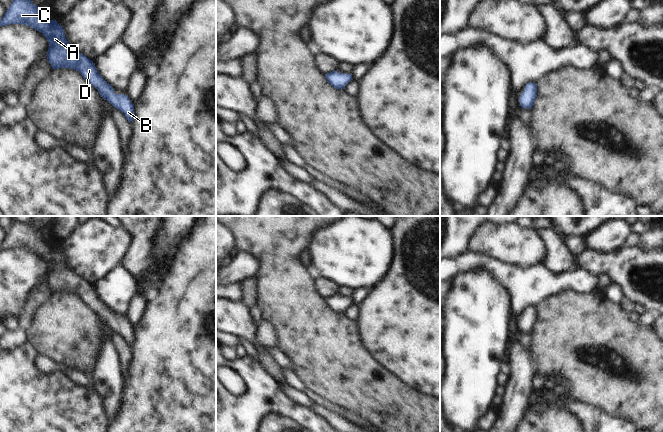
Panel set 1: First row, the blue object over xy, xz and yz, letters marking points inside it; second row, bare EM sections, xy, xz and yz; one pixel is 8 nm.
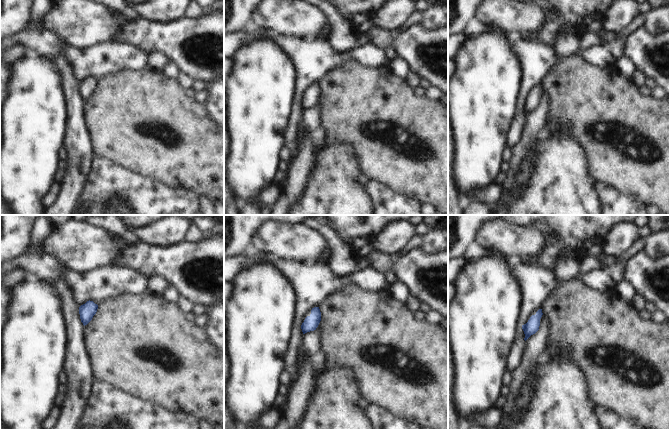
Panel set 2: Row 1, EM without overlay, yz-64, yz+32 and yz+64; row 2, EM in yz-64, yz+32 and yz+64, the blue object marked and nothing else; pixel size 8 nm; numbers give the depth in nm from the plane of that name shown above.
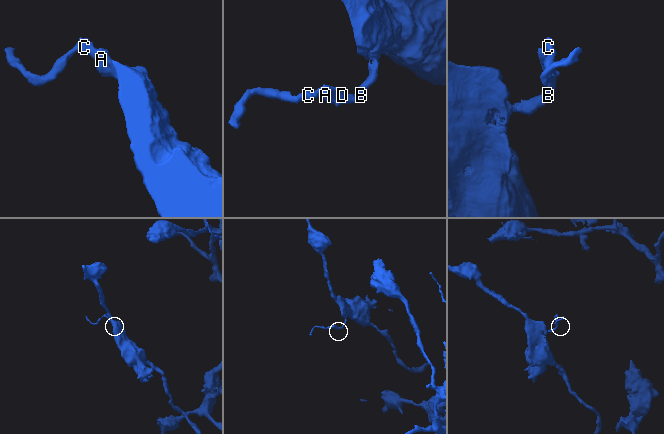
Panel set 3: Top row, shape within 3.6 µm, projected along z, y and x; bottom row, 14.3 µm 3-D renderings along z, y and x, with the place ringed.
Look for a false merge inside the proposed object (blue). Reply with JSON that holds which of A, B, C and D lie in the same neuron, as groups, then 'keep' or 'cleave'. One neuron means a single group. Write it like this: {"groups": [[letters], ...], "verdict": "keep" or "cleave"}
{"groups": [["A", "B", "C", "D"]], "verdict": "keep"}

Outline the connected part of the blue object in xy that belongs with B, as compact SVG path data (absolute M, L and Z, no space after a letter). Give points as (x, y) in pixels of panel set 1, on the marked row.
M12 0L10 7L0 20L0 26L23 24L41 32L49 43L47 59L52 69L69 68L77 70L90 82L114 108L121 111L131 123L134 117L134 104L127 95L115 94L113 87L98 73L92 60L77 51L65 37L65 31L56 20L48 20L42 15L39 6L31 0Z

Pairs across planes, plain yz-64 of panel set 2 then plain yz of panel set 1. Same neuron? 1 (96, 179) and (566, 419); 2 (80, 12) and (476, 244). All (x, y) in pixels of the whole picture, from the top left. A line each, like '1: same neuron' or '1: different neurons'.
1: different neurons
2: same neuron

